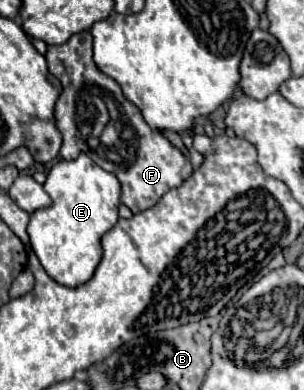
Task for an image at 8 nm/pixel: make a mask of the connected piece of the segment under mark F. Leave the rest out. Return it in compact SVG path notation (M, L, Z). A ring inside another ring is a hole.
M82 31L82 33L72 35L64 45L50 45L48 53L46 53L46 61L48 61L50 73L62 83L62 93L60 93L60 97L56 101L56 109L54 109L56 127L64 137L62 149L58 153L60 159L72 161L80 153L88 155L98 167L112 173L120 181L122 203L132 213L140 213L140 211L150 209L152 205L156 205L160 201L160 197L166 191L180 187L192 175L194 169L192 169L190 159L186 159L176 147L172 147L170 141L160 131L152 131L148 127L148 123L144 121L142 113L138 111L138 107L132 105L124 97L120 85L96 67L96 63L92 59L92 35L90 35L90 31Z

